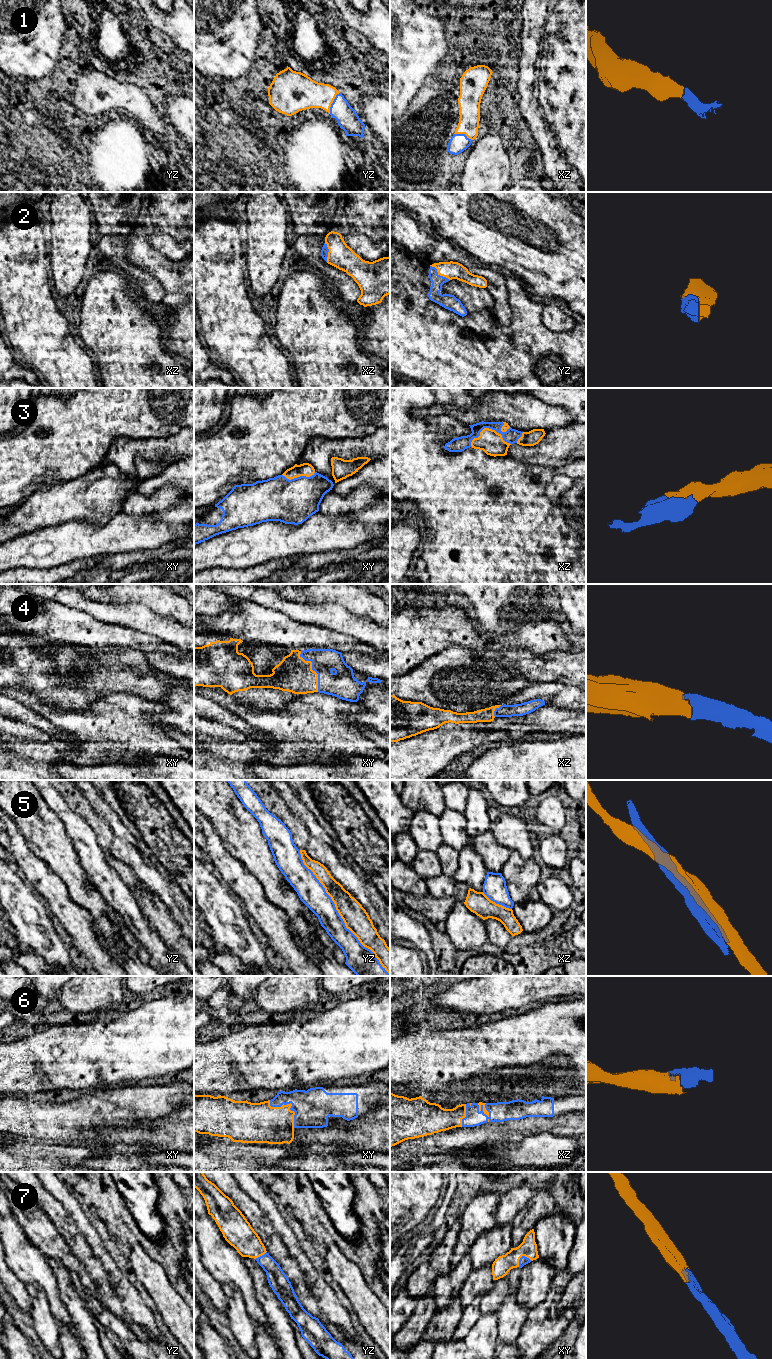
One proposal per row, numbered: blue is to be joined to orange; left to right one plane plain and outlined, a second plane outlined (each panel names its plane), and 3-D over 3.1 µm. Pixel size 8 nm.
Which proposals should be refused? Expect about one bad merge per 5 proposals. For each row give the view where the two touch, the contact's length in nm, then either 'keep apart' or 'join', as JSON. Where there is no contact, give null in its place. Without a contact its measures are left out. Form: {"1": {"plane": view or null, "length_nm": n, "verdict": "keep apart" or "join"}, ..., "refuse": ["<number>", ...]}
{"1": {"plane": "yz", "length_nm": 190, "verdict": "join"}, "2": {"plane": "yz", "length_nm": 200, "verdict": "join"}, "3": {"plane": "xz", "length_nm": 320, "verdict": "join"}, "4": {"plane": "xy", "length_nm": 360, "verdict": "join"}, "5": {"plane": "yz", "length_nm": 1250, "verdict": "keep apart"}, "6": {"plane": "xy", "length_nm": 300, "verdict": "join"}, "7": {"plane": "xy", "length_nm": 120, "verdict": "join"}, "refuse": ["5"]}

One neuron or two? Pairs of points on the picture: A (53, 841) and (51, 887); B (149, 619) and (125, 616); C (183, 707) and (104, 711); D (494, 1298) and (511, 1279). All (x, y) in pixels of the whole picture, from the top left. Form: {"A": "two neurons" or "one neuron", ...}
{"A": "two neurons", "B": "one neuron", "C": "two neurons", "D": "one neuron"}

